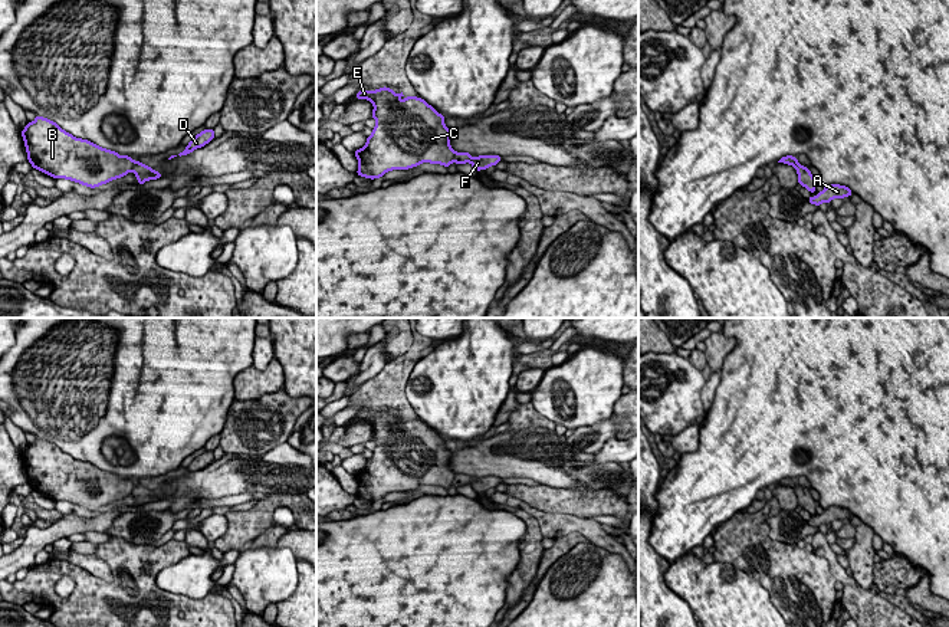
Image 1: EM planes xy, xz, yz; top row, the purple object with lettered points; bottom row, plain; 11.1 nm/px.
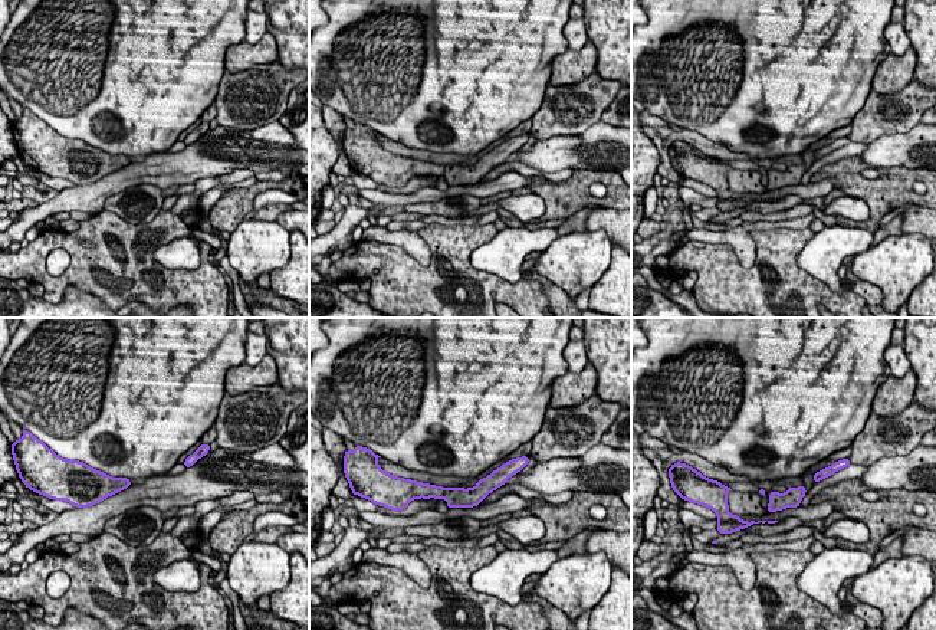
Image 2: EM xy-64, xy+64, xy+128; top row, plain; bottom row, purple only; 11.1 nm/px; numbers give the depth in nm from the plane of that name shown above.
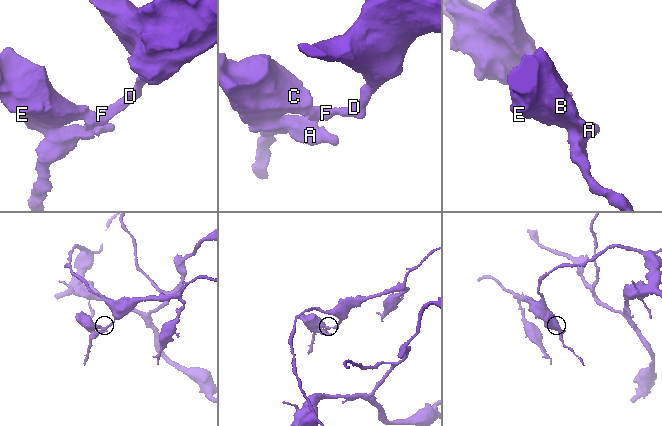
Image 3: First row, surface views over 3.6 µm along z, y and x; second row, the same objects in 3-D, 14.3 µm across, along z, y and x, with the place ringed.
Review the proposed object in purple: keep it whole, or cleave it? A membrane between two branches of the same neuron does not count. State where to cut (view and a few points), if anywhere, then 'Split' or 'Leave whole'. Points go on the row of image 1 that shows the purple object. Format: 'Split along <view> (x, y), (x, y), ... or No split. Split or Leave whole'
Split along xy (135, 161), (133, 170). Split

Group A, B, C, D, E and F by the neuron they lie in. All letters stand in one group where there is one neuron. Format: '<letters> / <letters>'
A B C E / D F

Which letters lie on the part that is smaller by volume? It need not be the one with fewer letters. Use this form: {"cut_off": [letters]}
{"cut_off": ["A", "B", "C", "E"]}

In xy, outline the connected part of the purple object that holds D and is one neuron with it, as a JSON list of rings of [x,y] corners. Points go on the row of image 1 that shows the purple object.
[[[204,129],[203,132],[200,132],[198,135],[196,135],[190,144],[187,145],[187,148],[180,152],[178,155],[187,155],[190,154],[191,151],[200,148],[200,147],[204,147],[207,142],[210,142],[211,139],[214,138],[214,129]]]

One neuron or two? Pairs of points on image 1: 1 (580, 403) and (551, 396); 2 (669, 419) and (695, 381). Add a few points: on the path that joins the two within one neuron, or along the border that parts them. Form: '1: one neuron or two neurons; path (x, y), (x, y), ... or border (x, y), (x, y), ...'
1: one neuron; path (572, 396), (558, 396)
2: one neuron; path (669, 410), (686, 390)

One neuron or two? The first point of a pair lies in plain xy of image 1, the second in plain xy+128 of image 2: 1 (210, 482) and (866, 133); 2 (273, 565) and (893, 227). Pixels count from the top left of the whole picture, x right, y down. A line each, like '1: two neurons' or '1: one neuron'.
1: two neurons
2: two neurons

